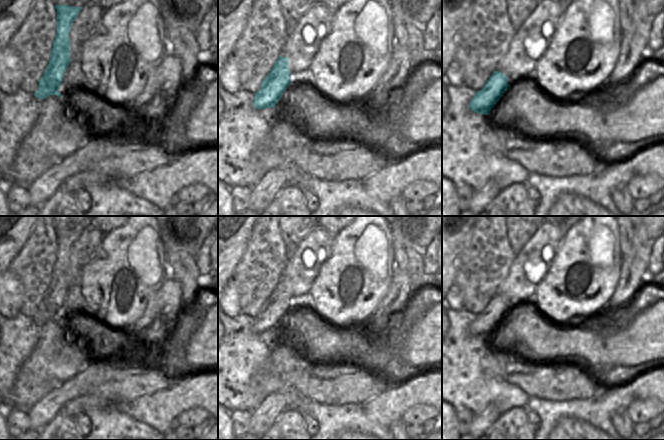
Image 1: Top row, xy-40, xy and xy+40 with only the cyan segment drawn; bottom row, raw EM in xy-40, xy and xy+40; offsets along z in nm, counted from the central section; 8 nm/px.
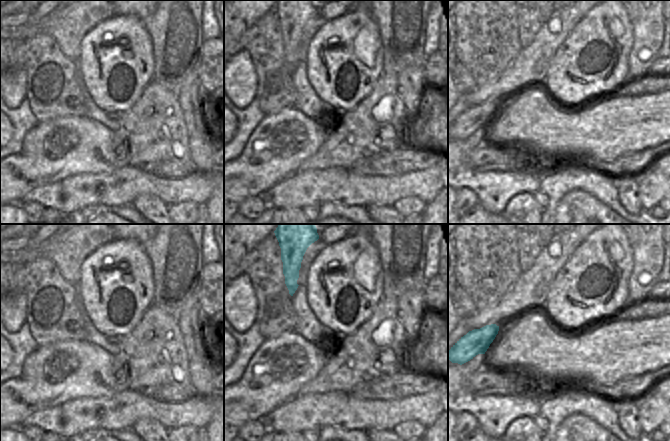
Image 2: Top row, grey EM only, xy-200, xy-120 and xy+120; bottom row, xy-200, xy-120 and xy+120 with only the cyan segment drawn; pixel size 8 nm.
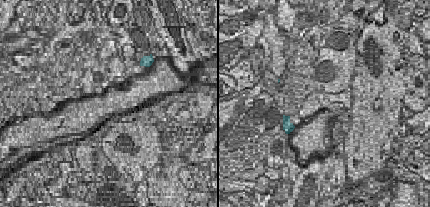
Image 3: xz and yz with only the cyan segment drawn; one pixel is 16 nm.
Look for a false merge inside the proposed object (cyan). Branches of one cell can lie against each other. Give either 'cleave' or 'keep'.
keep

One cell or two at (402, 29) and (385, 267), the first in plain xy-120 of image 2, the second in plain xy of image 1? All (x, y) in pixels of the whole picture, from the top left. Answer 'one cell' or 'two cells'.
two cells

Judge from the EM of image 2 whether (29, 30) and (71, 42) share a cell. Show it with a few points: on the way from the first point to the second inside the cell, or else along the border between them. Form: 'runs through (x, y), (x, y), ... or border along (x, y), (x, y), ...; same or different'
runs through (39, 27), (56, 27), (61, 32); same

